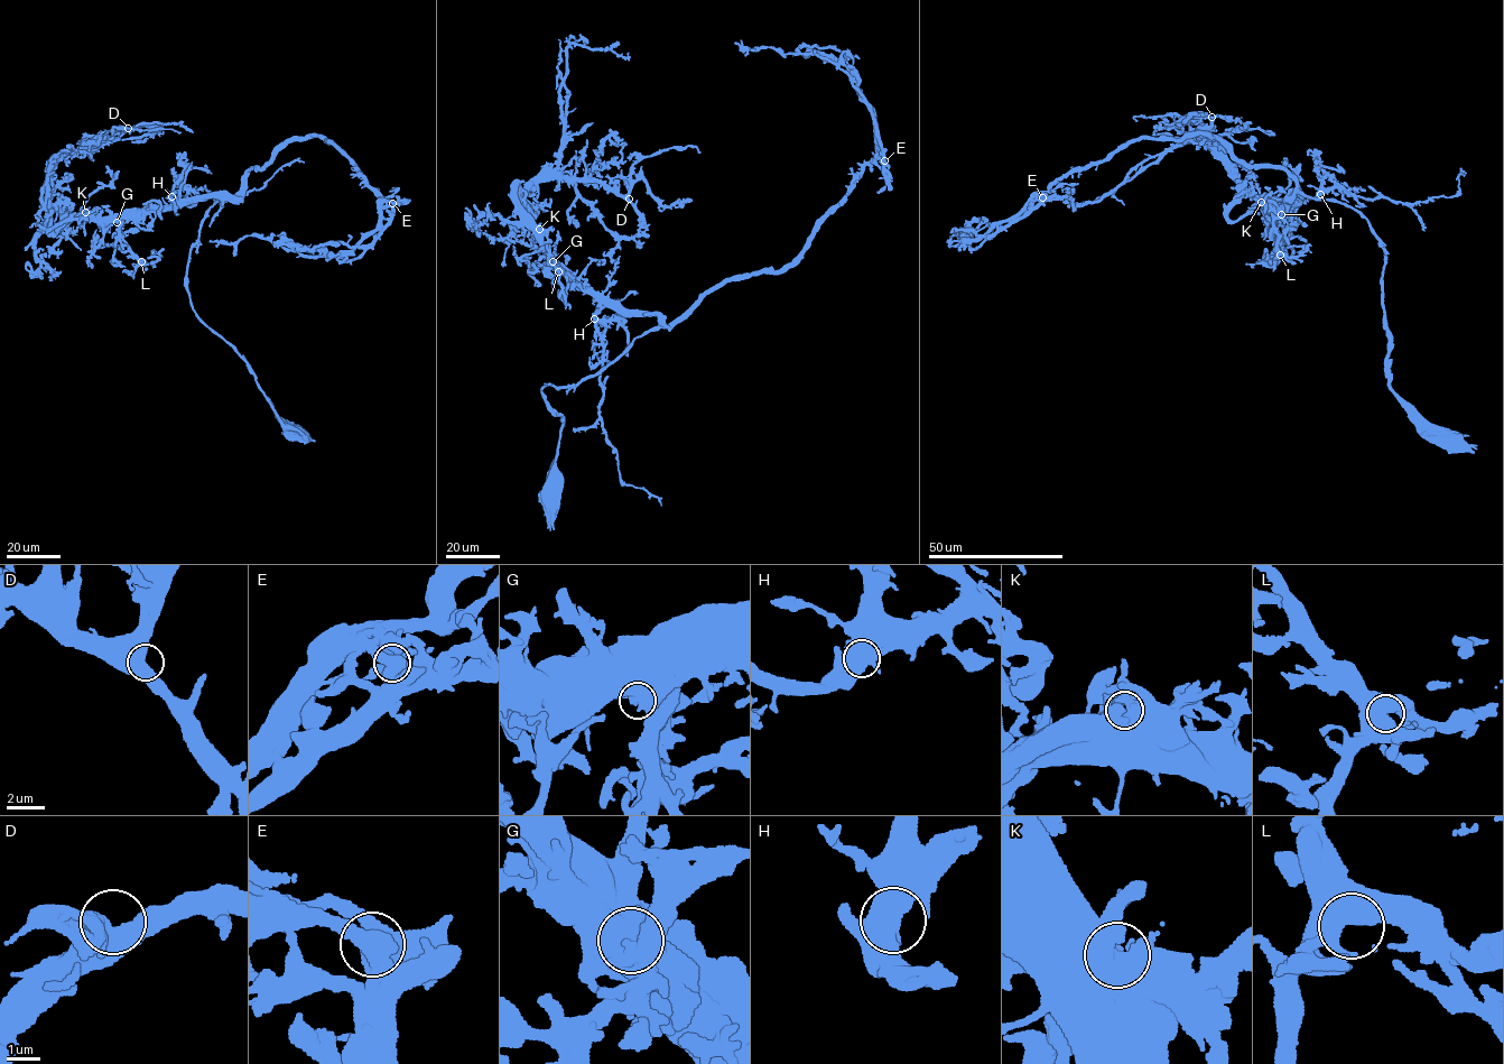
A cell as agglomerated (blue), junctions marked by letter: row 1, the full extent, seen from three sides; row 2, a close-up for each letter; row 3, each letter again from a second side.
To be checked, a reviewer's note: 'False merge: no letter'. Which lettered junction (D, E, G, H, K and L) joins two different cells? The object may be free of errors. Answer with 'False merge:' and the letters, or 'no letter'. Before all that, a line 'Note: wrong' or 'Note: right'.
Note: wrong
False merge: E

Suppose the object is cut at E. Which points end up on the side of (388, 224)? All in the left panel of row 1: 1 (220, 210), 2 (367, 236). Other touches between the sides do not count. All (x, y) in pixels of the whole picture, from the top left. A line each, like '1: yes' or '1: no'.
1: no
2: no

